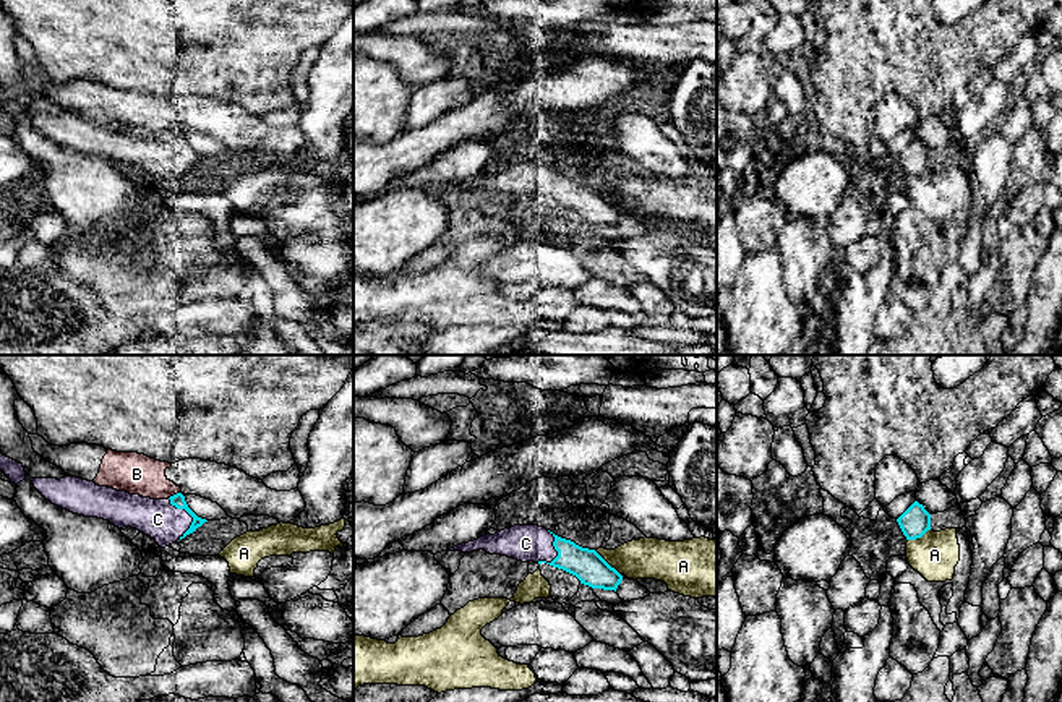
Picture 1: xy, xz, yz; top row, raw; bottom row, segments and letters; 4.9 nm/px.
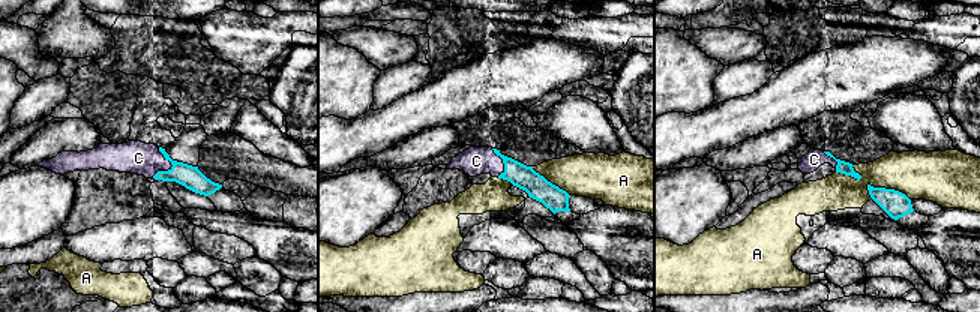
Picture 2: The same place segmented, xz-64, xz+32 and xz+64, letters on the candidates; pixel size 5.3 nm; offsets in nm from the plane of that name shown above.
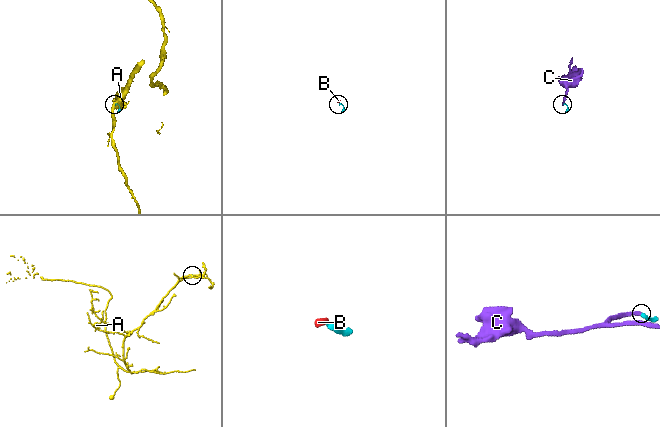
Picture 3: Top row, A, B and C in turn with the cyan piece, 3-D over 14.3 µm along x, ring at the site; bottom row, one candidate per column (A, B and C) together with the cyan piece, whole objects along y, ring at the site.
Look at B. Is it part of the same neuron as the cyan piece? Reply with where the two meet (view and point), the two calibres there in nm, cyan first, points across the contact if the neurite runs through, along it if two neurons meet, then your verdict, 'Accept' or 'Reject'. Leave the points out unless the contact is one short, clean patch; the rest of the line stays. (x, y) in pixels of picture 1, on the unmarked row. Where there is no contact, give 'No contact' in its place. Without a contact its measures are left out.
Touches cyan at xy (174, 132). Thickness 70 nm (cyan) against 200 nm. Reject

